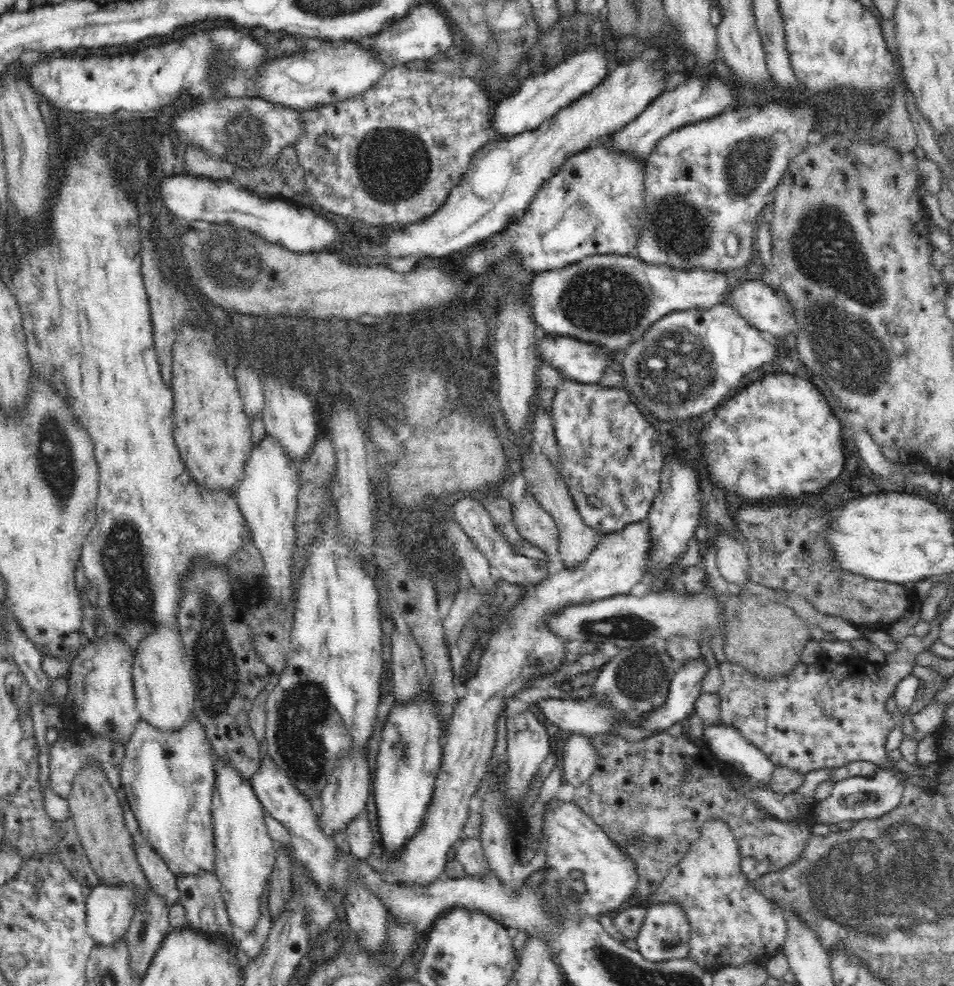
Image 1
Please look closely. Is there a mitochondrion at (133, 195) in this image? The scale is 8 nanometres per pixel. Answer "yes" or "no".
no

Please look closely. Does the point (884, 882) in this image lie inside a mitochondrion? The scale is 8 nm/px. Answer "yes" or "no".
yes

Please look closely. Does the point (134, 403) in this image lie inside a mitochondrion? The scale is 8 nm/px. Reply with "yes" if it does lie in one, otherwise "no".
no

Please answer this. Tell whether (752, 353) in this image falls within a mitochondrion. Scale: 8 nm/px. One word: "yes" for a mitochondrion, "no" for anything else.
no

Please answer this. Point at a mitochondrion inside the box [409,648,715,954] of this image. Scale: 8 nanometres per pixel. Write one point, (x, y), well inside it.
(648, 829)

